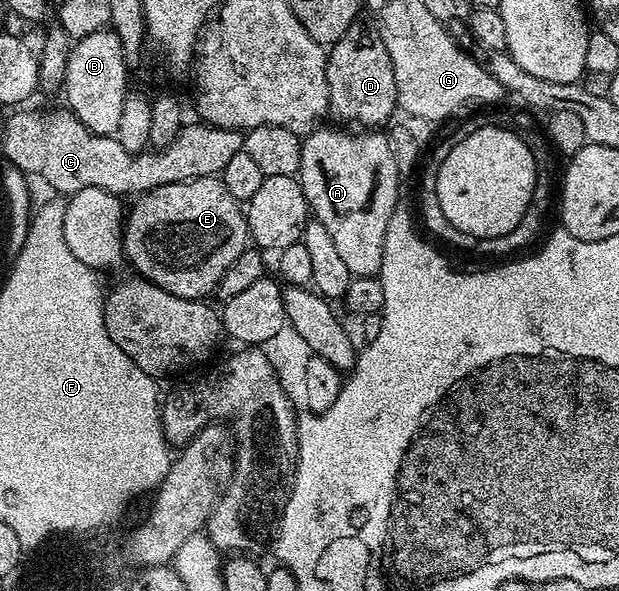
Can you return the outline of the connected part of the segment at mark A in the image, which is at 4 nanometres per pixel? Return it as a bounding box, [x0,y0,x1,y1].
[298,128,402,279]

